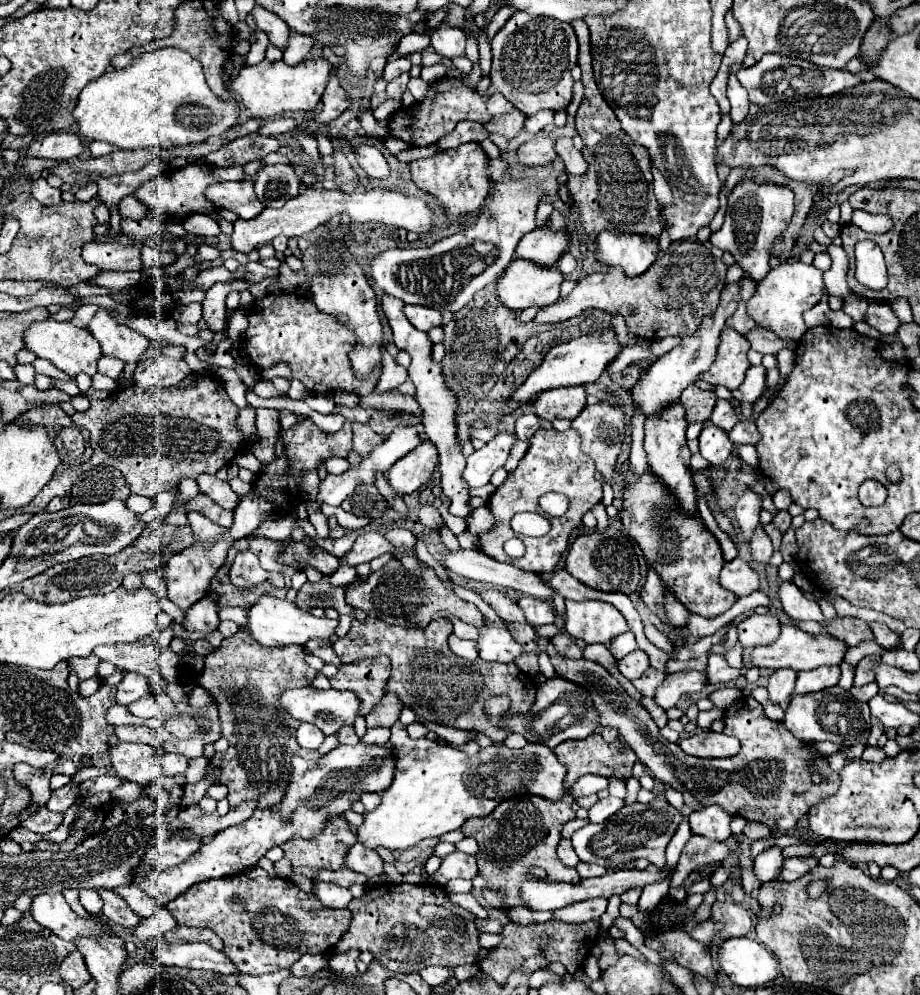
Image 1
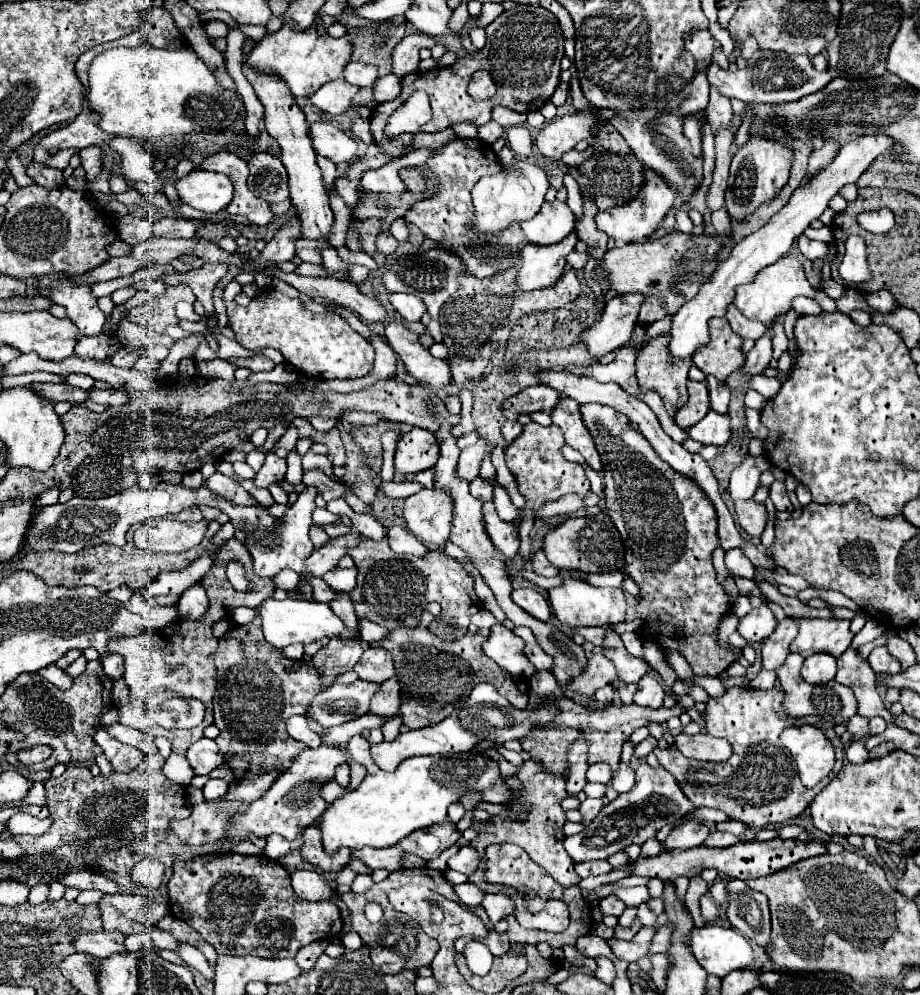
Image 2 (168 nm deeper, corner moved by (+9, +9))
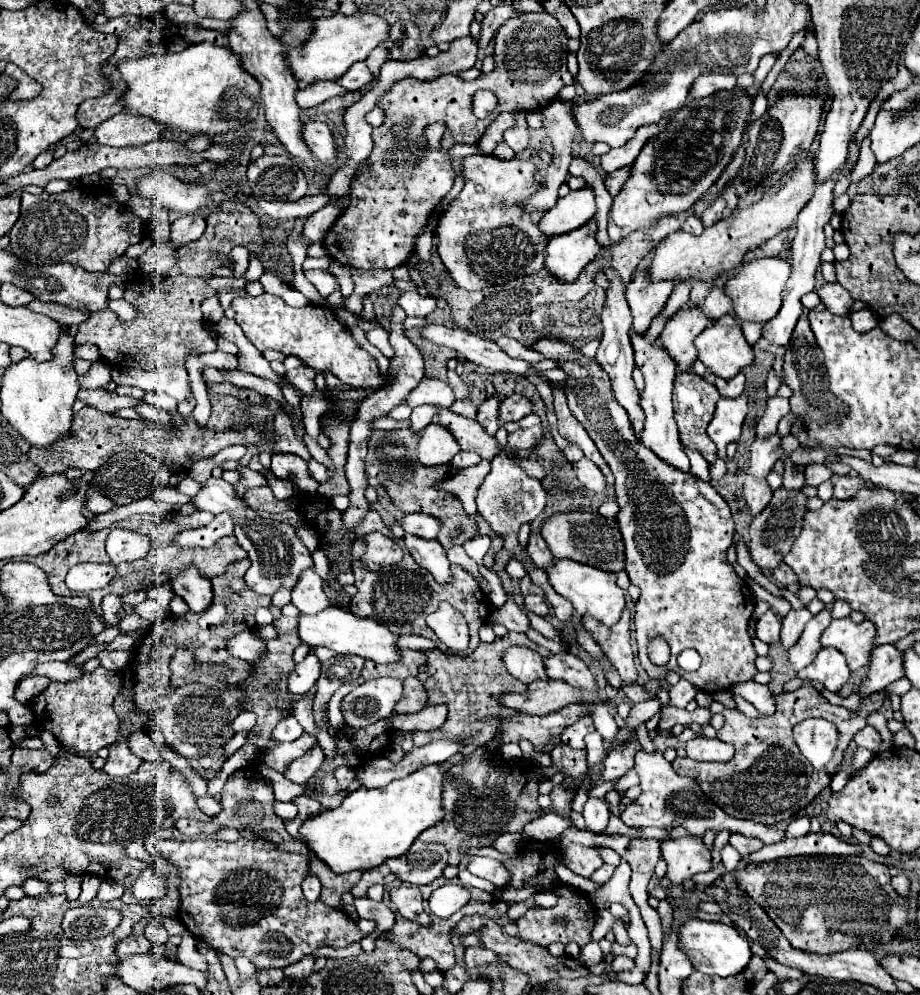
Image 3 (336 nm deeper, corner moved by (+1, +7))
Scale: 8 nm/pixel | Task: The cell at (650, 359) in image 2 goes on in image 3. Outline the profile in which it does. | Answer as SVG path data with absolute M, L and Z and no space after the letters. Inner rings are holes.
M685 308L667 320L659 340L667 354L675 360L677 370L691 370L697 360L697 348L693 340L707 328L709 320L701 312L701 308Z

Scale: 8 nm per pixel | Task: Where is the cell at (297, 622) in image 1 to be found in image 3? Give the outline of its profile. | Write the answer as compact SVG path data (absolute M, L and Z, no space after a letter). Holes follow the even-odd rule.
M331 606L315 616L301 614L297 632L299 632L301 642L307 646L325 646L325 648L335 650L337 654L357 654L357 656L363 656L367 660L375 660L381 664L399 660L399 654L395 648L397 636L387 626L383 626L371 618L359 618L345 608Z

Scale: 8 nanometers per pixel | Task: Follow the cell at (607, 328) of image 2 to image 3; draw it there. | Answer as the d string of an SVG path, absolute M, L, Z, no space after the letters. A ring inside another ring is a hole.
M639 270L633 274L631 282L627 284L629 308L633 312L633 326L635 334L645 334L651 320L663 310L669 294L673 290L673 282L657 282L651 284L647 280L647 272Z

